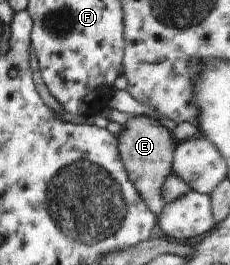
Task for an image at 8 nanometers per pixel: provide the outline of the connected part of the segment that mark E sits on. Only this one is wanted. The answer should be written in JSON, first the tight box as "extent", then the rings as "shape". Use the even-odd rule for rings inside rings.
{"extent":[116,115,176,216],"shape":[[[140,115],[140,117],[129,117],[116,139],[118,139],[118,153],[130,181],[150,211],[156,216],[160,215],[167,204],[162,197],[162,187],[166,179],[174,174],[172,163],[176,142],[172,139],[172,132],[160,121]]]}

